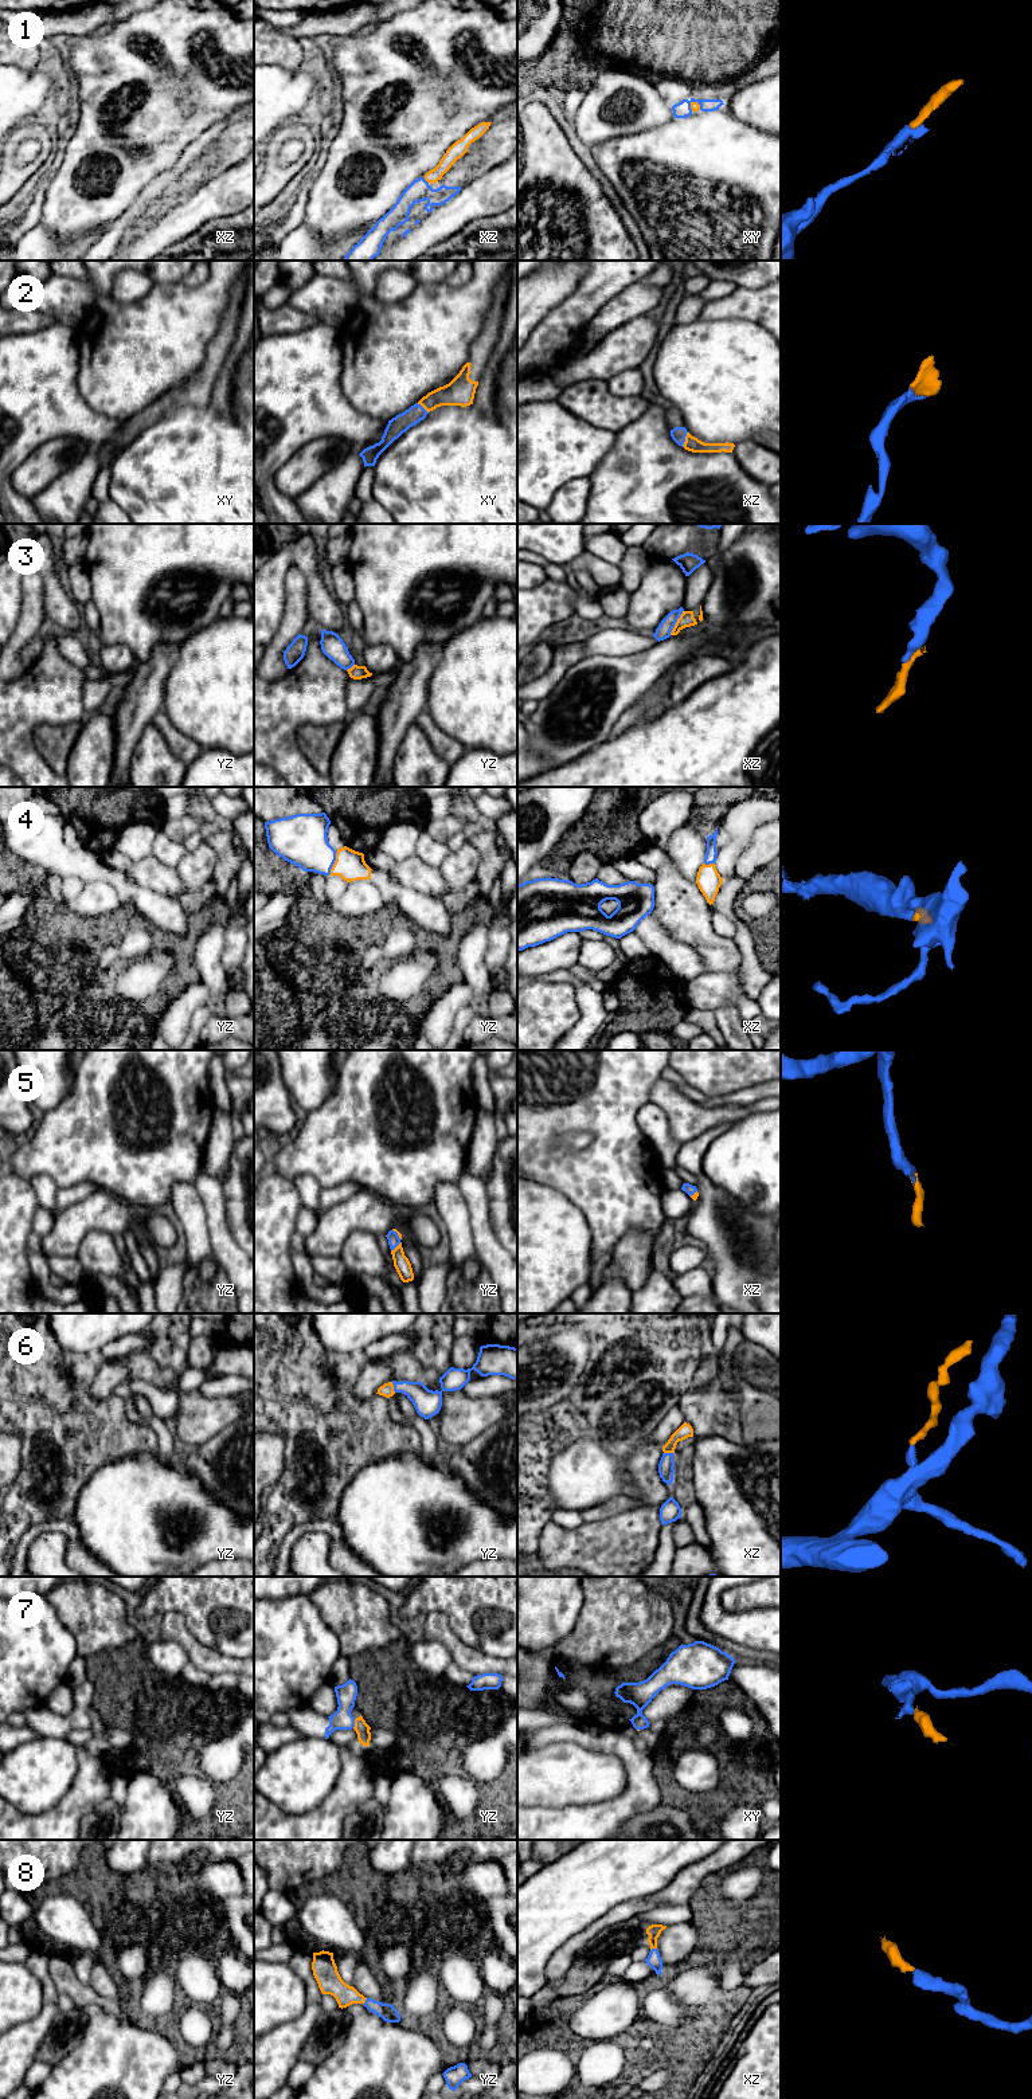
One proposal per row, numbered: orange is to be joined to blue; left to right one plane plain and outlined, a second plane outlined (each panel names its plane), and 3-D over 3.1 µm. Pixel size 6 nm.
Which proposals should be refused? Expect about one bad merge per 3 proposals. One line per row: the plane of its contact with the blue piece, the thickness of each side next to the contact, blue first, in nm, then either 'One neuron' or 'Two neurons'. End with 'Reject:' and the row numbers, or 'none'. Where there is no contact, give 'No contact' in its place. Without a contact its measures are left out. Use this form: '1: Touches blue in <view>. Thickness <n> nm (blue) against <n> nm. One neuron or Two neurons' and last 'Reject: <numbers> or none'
1: Touches blue in xz. Thickness 130 nm (blue) against 90 nm. One neuron
2: Touches blue in xz. Thickness 90 nm (blue) against 90 nm. One neuron
3: Touches blue in xz. Thickness 90 nm (blue) against 90 nm. Two neurons
4: Touches blue in yz. Thickness 300 nm (blue) against 180 nm. One neuron
5: Touches blue in yz. Thickness 70 nm (blue) against 90 nm. One neuron
6: Touches blue in yz. Thickness 160 nm (blue) against 80 nm. One neuron
7: Touches blue in yz. Thickness 120 nm (blue) against 90 nm. Two neurons
8: Touches blue in xz. Thickness 90 nm (blue) against 80 nm. One neuron
Reject: 3, 7

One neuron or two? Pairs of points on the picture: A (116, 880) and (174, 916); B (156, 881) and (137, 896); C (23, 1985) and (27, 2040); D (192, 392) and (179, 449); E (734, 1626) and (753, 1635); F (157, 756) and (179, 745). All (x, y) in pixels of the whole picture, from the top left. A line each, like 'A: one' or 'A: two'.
A: one
B: two
C: two
D: two
E: one
F: two

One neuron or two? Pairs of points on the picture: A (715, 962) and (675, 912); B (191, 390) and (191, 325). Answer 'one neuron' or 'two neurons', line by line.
A: one neuron
B: two neurons

